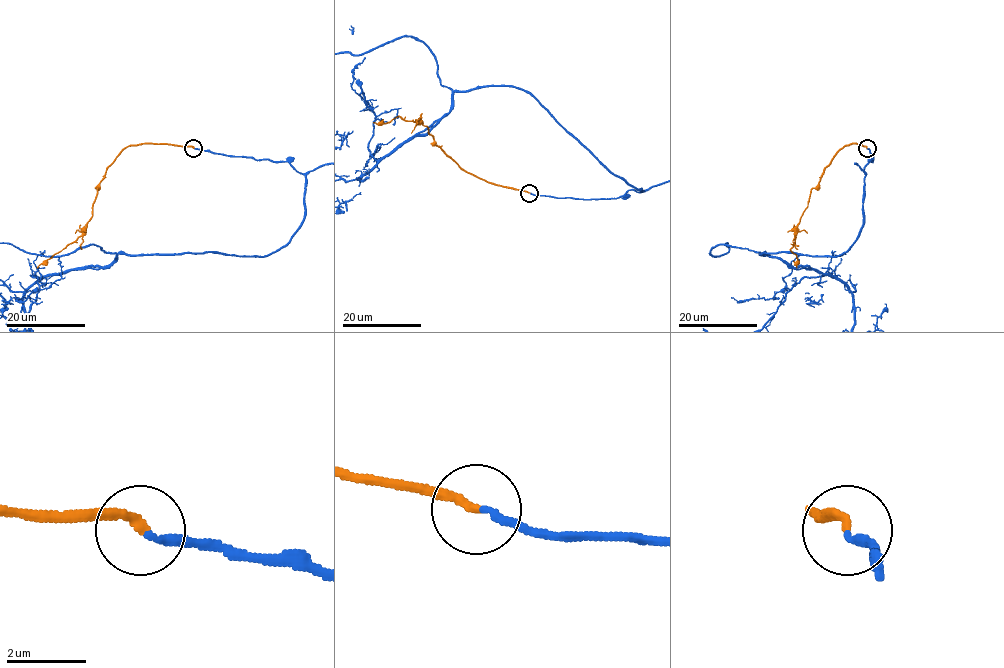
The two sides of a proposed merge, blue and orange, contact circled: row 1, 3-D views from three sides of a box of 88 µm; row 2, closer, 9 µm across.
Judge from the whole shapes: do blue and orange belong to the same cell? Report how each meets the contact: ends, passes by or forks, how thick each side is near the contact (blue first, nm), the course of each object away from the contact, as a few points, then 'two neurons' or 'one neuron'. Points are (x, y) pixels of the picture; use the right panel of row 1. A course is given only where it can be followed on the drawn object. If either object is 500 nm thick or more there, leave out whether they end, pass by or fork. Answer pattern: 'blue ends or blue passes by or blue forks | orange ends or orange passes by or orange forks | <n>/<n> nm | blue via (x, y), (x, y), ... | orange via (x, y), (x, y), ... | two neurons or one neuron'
blue ends | orange ends | 180/200 nm | orange via (866, 148), (860, 144), (844, 146), (811, 189), (791, 250), (798, 260), (797, 268) | one neuron

